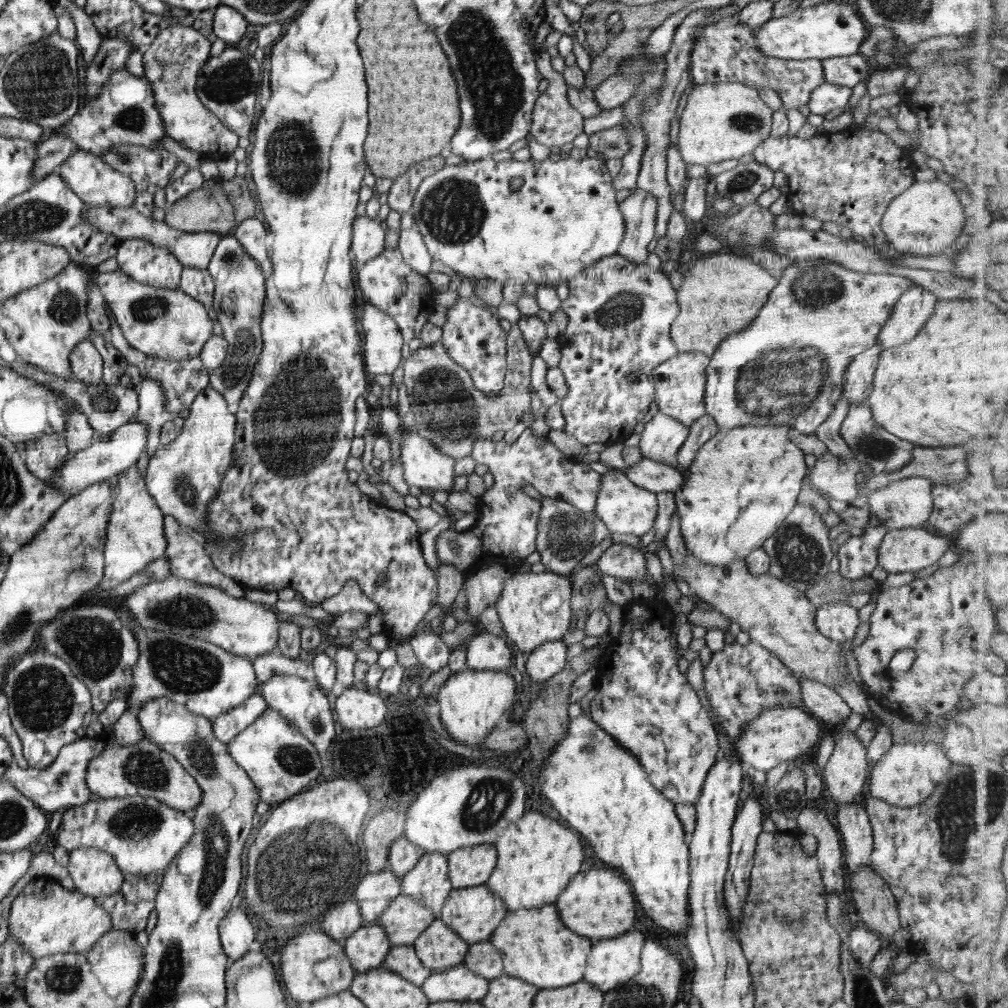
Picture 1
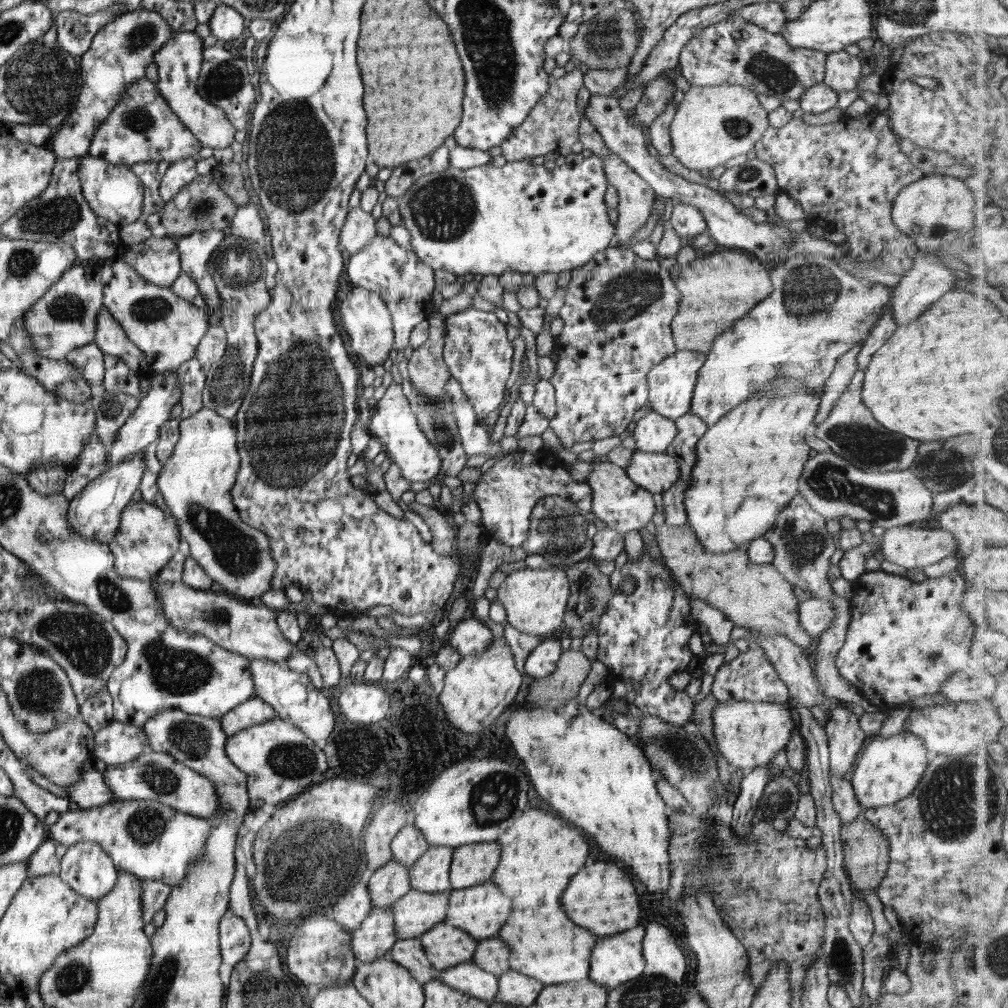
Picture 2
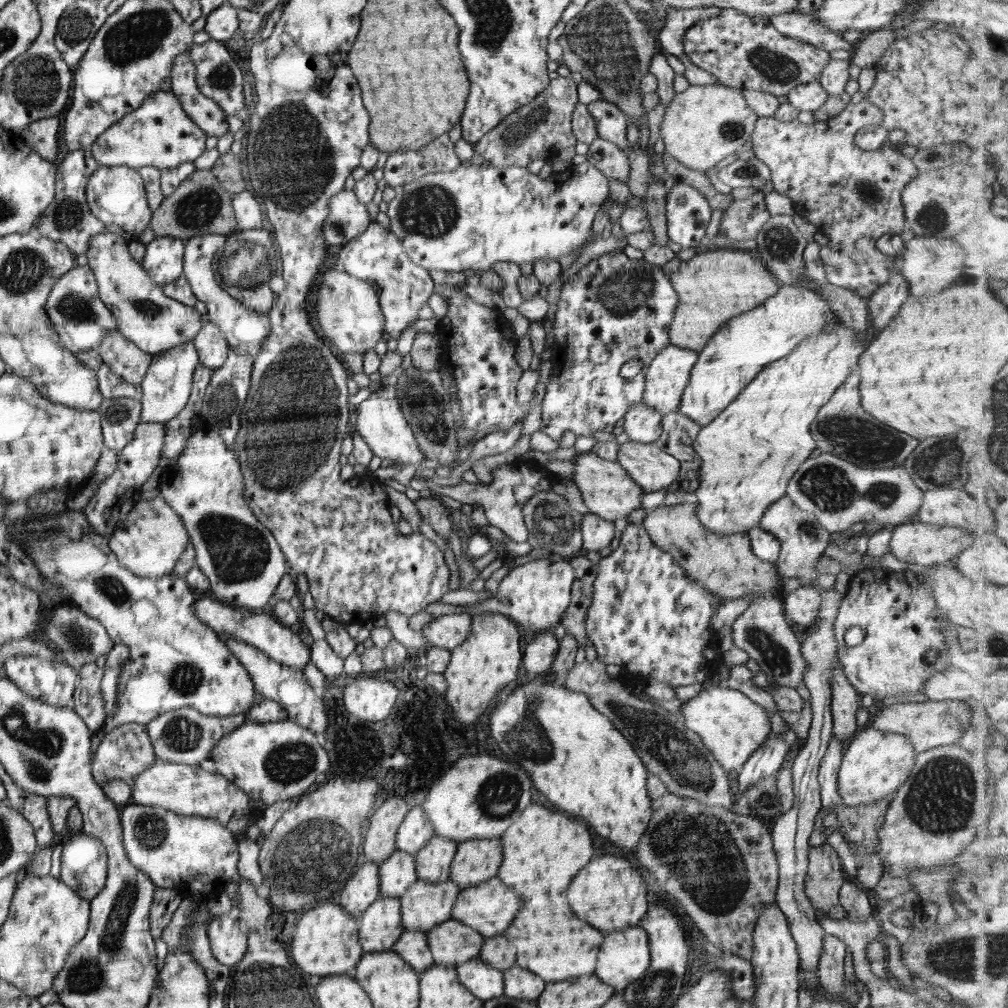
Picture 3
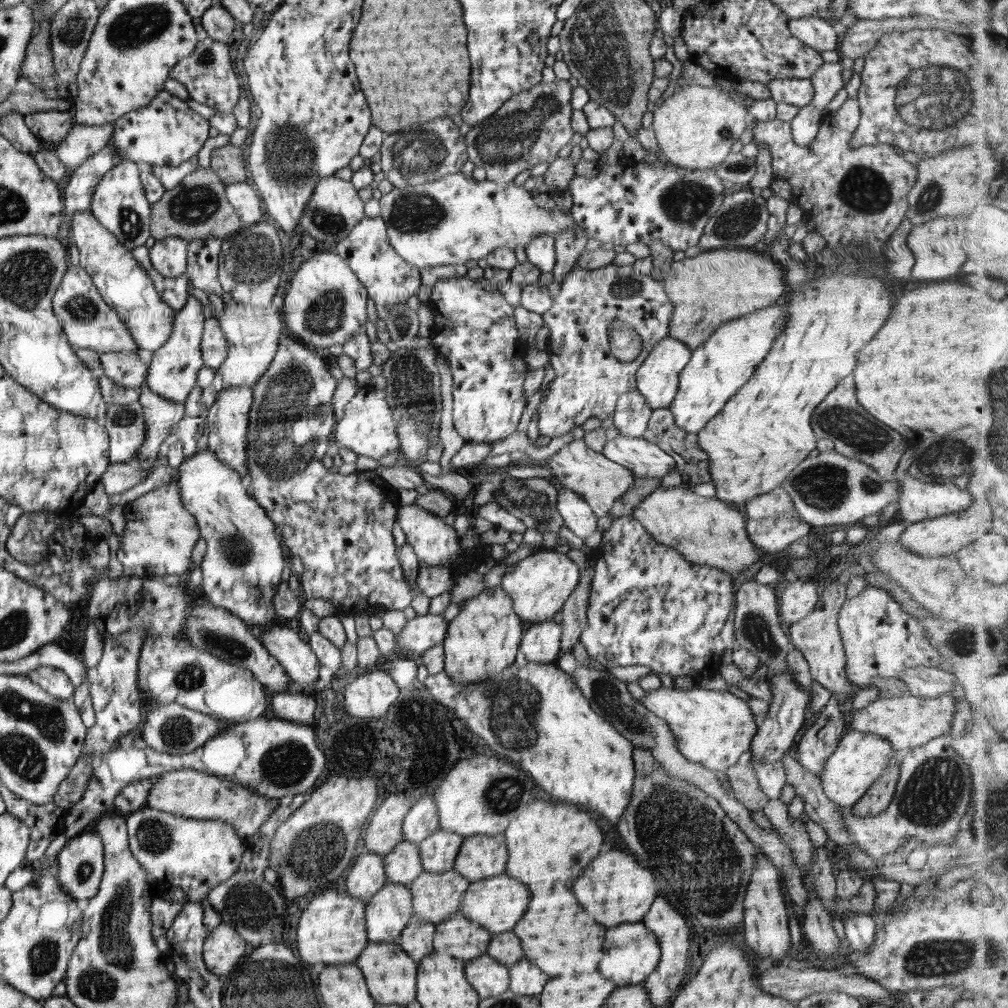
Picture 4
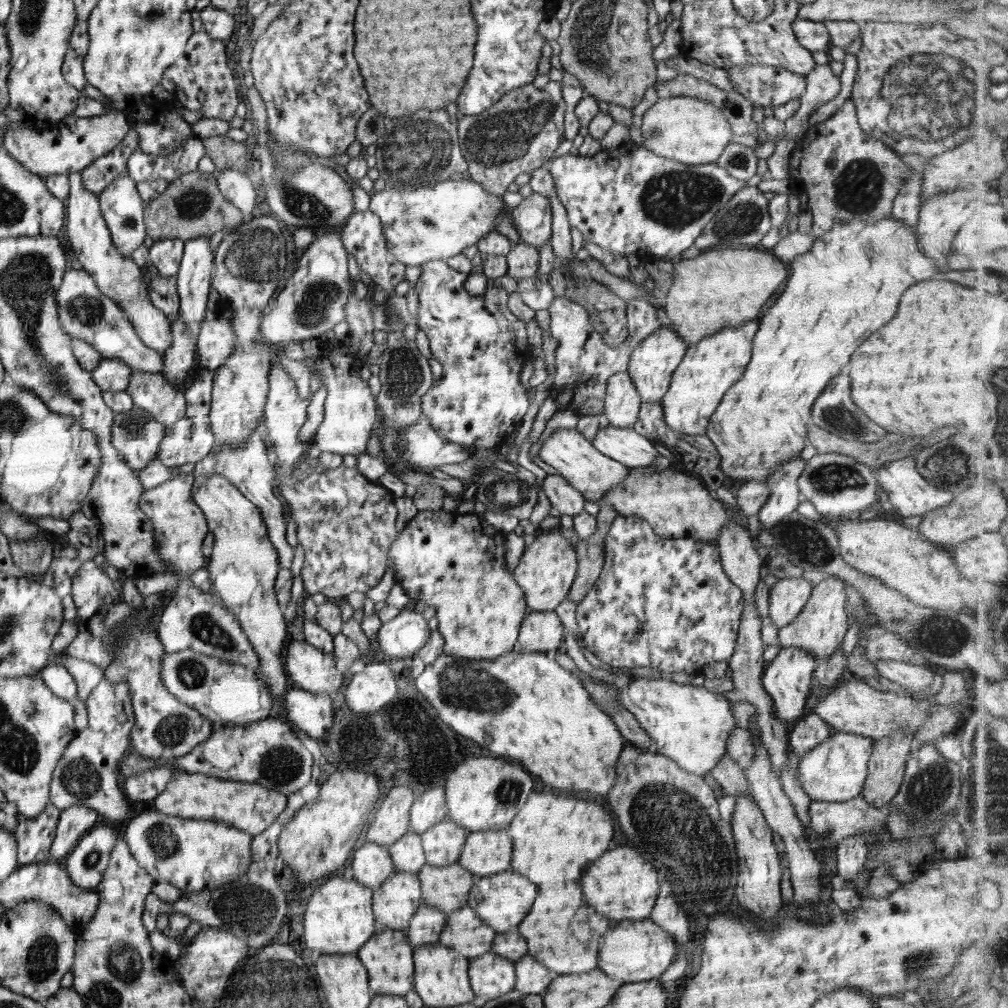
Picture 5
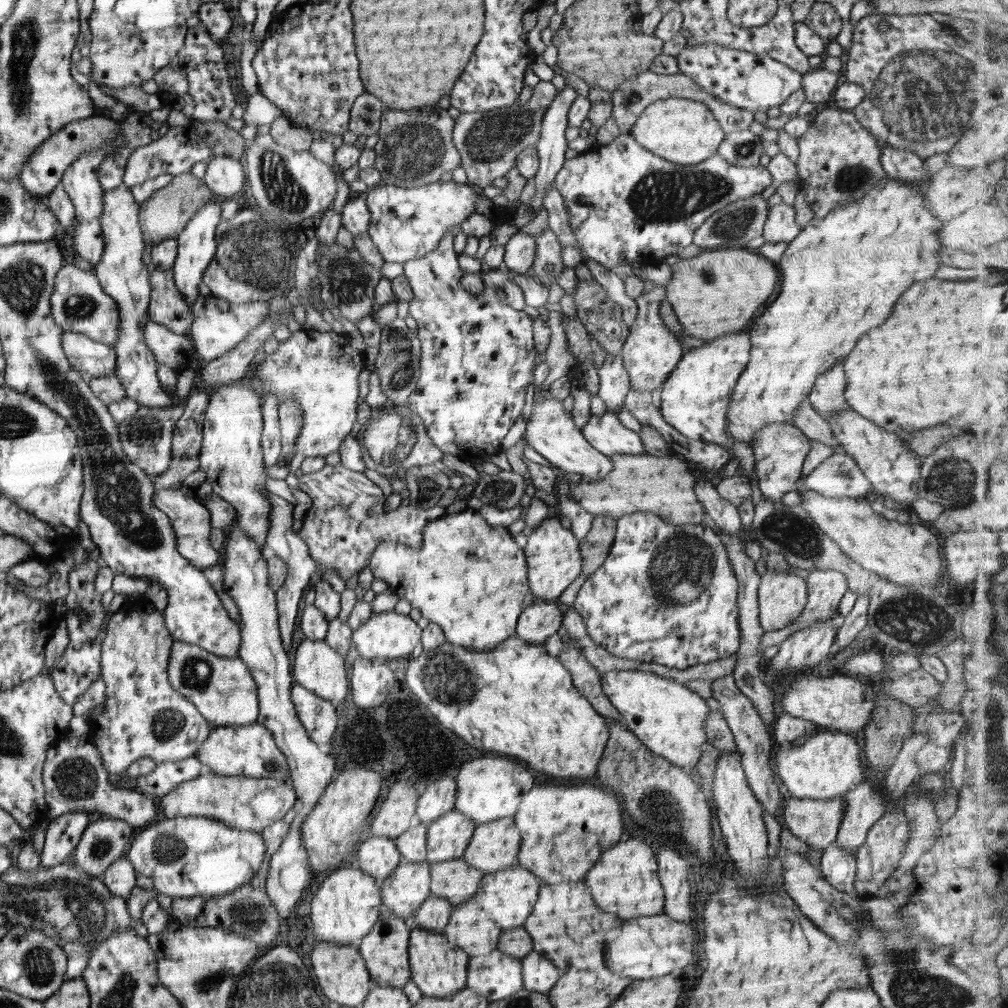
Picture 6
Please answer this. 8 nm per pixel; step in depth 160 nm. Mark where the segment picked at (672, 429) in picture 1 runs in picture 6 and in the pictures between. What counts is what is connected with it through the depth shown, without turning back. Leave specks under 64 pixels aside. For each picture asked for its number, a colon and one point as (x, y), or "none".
2: (653, 433)
3: (642, 423)
4: (631, 415)
5: (622, 402)
6: (614, 384)

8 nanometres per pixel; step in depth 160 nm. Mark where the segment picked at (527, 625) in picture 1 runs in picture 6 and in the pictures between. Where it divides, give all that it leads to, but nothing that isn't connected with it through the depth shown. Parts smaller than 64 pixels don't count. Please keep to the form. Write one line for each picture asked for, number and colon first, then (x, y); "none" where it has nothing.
2: (535, 601)
3: (535, 595)
4: (538, 586)
5: (548, 567)
6: (553, 559)

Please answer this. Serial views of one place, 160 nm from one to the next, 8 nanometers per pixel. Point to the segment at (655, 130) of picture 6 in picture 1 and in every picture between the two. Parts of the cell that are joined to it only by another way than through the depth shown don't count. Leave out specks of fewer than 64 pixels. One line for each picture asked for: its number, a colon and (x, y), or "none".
1: (721, 121)
2: (712, 124)
3: (704, 124)
4: (695, 128)
5: (693, 132)

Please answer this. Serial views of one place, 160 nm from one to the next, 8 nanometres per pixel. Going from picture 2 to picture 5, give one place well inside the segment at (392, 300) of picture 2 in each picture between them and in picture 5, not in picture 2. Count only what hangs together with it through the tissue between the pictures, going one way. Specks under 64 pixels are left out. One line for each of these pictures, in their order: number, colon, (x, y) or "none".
3: (376, 256)
4: (389, 280)
5: (362, 236)

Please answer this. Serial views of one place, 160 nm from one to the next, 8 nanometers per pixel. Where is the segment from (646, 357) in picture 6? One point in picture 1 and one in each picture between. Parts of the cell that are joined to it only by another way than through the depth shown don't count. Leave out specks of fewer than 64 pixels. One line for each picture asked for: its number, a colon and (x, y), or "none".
1: (680, 381)
2: (671, 382)
3: (666, 376)
4: (657, 378)
5: (651, 364)

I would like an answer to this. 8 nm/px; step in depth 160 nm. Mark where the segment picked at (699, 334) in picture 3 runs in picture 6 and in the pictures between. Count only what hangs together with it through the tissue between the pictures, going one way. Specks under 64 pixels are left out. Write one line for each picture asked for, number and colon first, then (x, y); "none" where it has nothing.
4: (707, 290)
5: (723, 288)
6: (715, 293)

